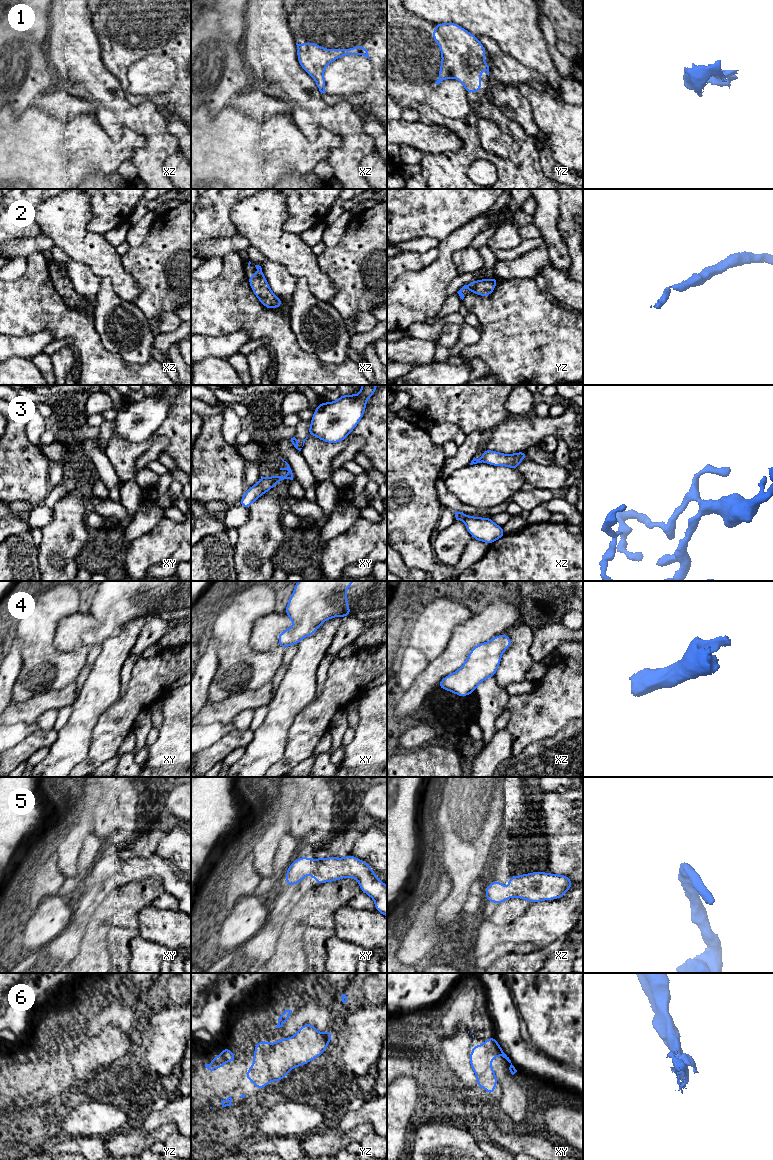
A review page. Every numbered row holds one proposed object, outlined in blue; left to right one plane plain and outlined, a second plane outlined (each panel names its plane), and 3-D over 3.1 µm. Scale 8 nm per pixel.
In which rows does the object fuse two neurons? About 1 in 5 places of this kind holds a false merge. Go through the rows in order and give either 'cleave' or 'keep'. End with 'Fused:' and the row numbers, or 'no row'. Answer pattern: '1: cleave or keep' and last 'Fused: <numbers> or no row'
1: keep
2: keep
3: keep
4: keep
5: keep
6: keep
Fused: no row

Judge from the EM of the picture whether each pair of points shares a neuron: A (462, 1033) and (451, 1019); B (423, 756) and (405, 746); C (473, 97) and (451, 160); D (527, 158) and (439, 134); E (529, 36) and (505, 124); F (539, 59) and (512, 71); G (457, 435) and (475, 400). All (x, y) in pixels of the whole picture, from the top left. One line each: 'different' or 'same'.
A: different
B: different
C: same
D: different
E: different
F: different
G: different

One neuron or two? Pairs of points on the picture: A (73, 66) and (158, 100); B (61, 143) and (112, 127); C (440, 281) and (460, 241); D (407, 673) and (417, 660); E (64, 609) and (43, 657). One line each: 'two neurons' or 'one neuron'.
A: two neurons
B: two neurons
C: one neuron
D: one neuron
E: one neuron

